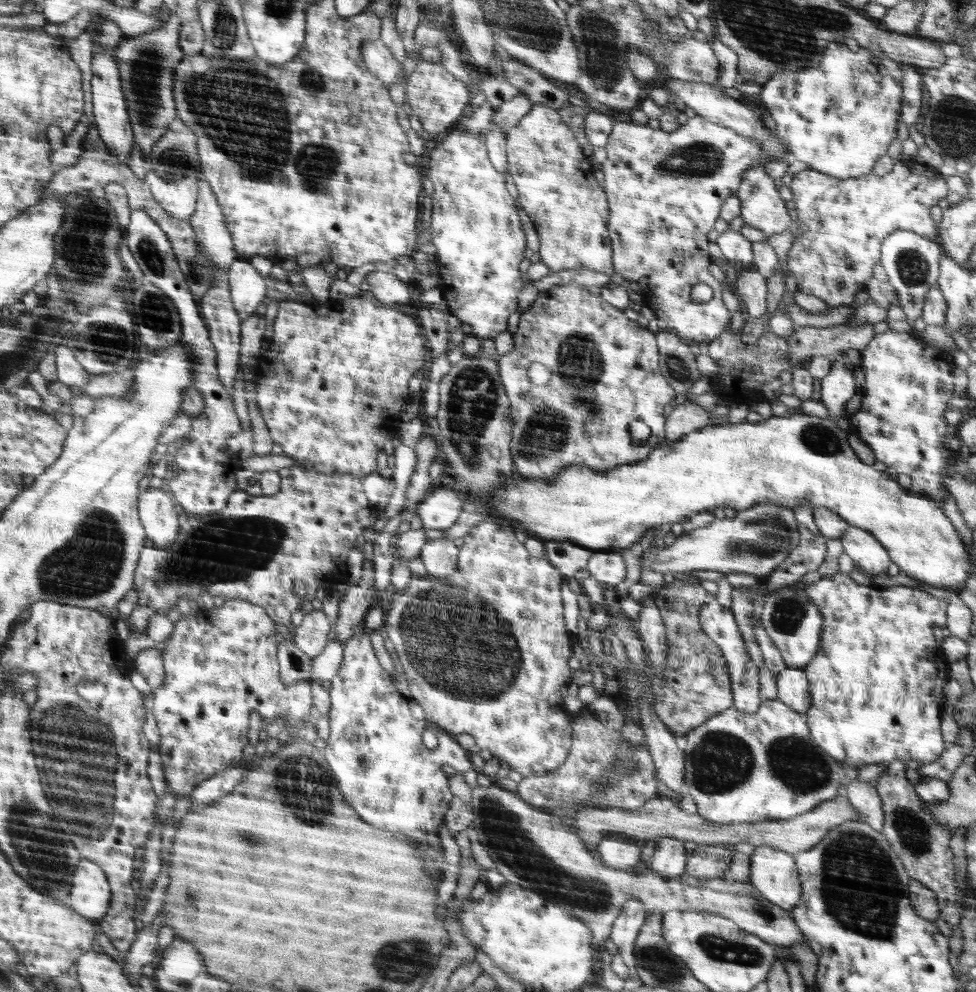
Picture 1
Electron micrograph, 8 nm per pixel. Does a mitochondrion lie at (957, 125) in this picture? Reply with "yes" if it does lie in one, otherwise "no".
yes

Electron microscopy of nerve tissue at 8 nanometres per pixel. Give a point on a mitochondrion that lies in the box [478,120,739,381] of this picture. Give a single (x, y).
(697, 158)

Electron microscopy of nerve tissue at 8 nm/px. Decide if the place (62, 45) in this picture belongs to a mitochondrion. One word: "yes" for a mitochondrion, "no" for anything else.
no

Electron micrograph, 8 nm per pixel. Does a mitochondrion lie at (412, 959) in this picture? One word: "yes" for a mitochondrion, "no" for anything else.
yes

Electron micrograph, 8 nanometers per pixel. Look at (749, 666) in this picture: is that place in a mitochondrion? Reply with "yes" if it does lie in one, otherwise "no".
no

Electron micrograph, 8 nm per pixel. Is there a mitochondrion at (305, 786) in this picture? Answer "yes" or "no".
yes

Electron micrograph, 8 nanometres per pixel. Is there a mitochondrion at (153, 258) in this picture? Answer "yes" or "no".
yes

